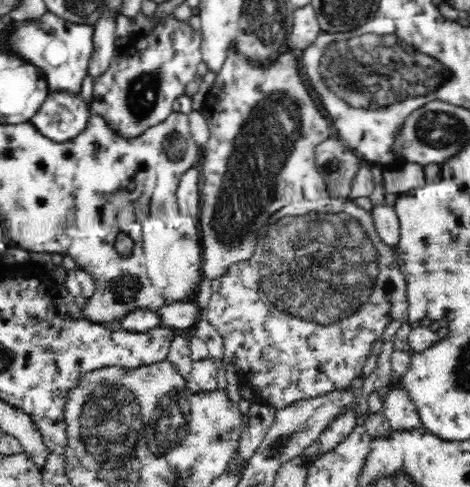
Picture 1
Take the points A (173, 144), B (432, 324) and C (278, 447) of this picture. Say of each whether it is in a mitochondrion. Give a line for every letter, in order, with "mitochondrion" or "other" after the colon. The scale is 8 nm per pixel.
A: mitochondrion
B: other
C: mitochondrion

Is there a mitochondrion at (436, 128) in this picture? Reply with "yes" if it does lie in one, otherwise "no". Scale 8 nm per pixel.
yes

